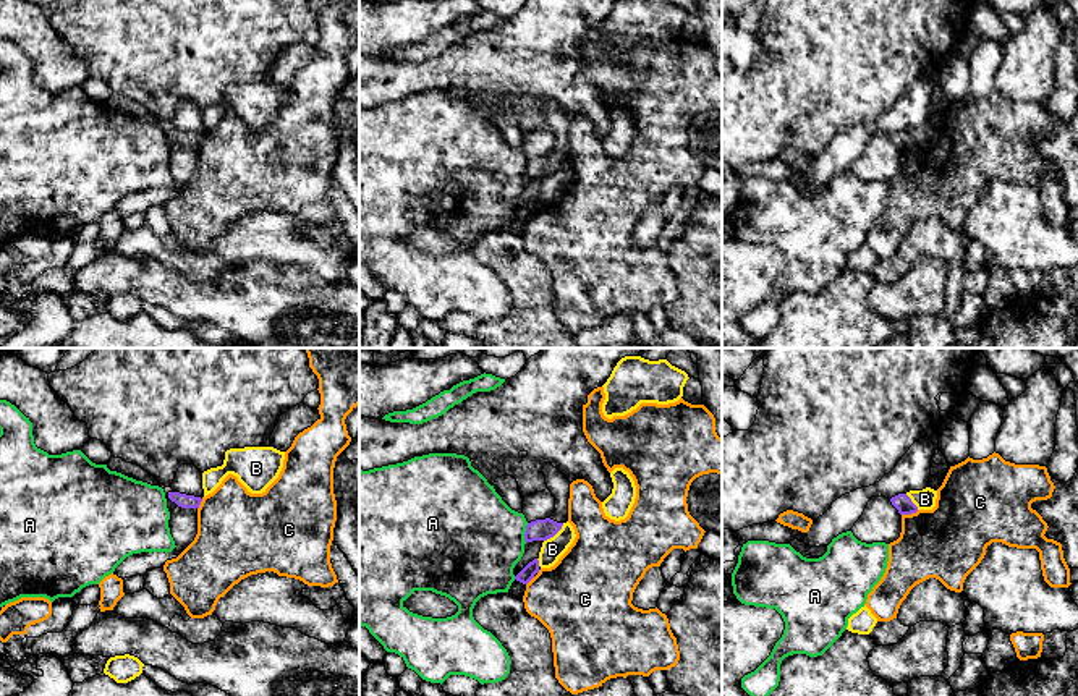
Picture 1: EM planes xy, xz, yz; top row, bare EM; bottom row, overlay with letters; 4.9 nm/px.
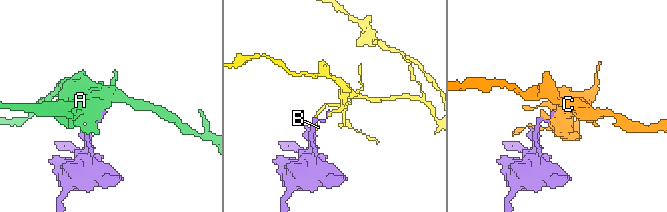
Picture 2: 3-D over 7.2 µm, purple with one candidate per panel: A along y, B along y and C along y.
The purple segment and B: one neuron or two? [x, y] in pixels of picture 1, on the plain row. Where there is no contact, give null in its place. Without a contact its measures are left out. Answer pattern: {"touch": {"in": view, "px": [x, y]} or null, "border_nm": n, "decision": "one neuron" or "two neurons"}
{"touch": {"in": "xz", "px": [554, 172]}, "border_nm": 140, "decision": "two neurons"}

